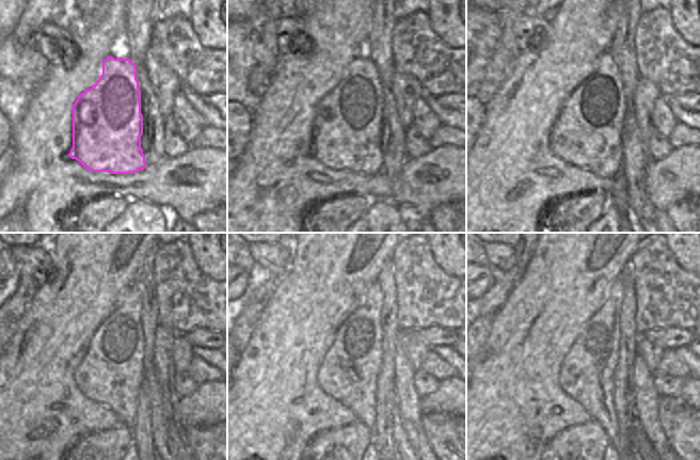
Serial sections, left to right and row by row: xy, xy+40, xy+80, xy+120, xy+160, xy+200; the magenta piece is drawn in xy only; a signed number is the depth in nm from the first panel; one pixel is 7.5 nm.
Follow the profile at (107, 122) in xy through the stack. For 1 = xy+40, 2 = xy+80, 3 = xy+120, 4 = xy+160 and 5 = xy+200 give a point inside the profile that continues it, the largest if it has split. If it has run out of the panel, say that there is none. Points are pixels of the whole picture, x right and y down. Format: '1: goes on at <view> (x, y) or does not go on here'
1: goes on at xy+40 (347, 135)
2: goes on at xy+80 (587, 133)
3: goes on at xy+120 (111, 374)
4: goes on at xy+160 (349, 371)
5: goes on at xy+200 (587, 375)

